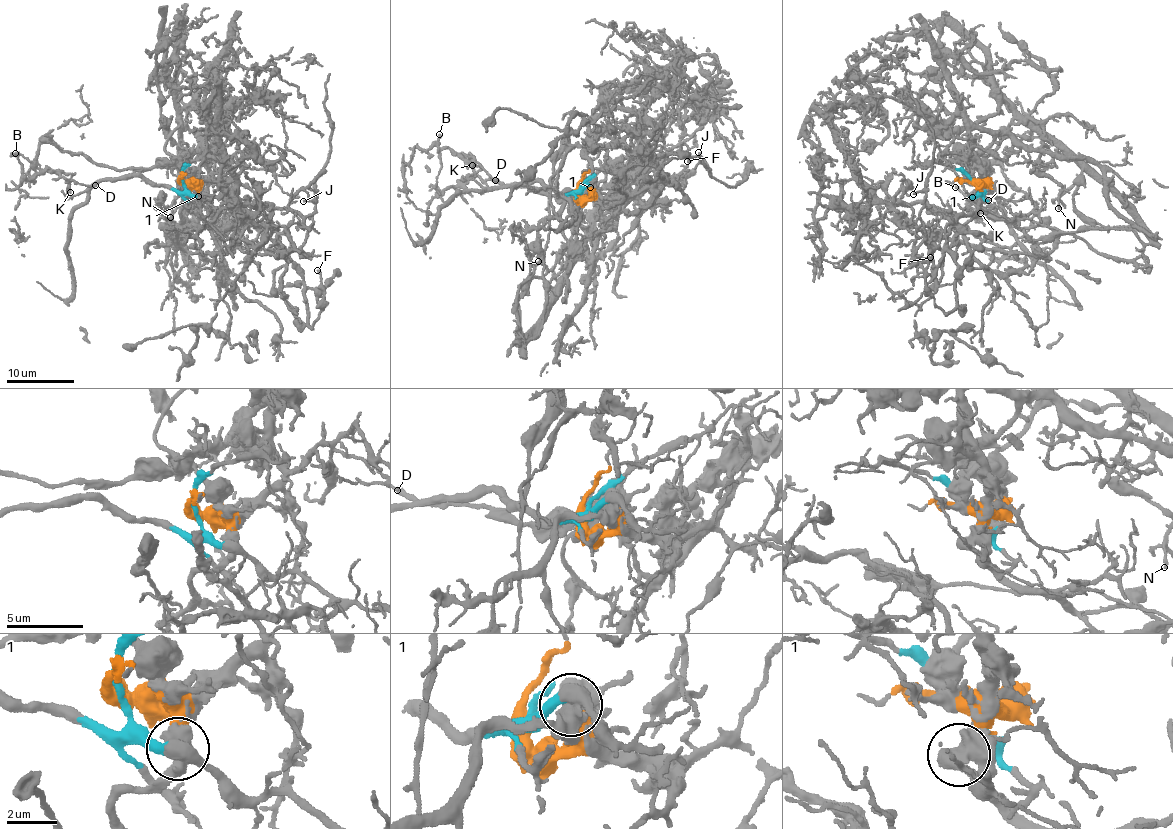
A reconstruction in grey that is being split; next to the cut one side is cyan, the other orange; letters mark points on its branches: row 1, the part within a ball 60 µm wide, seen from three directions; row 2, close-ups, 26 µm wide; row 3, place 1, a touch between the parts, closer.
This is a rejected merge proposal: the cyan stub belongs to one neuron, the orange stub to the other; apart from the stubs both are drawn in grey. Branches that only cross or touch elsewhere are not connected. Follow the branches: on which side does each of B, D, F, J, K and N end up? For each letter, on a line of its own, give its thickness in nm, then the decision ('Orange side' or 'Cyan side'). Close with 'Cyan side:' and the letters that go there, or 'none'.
B: Thickness 240 nm. Cyan side
D: Thickness 100 nm. Cyan side
F: Thickness 280 nm. Cyan side
J: Thickness 160 nm. Cyan side
K: Thickness 180 nm. Cyan side
N: Thickness 200 nm. Orange side
Cyan side: B, D, F, J, K

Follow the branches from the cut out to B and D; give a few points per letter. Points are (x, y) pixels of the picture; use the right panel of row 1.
B: (976, 183), (999, 205), (995, 214), (980, 193), (969, 208), (955, 186)
D: (976, 183), (999, 205), (995, 214), (980, 193), (973, 197), (975, 202), (989, 199)

